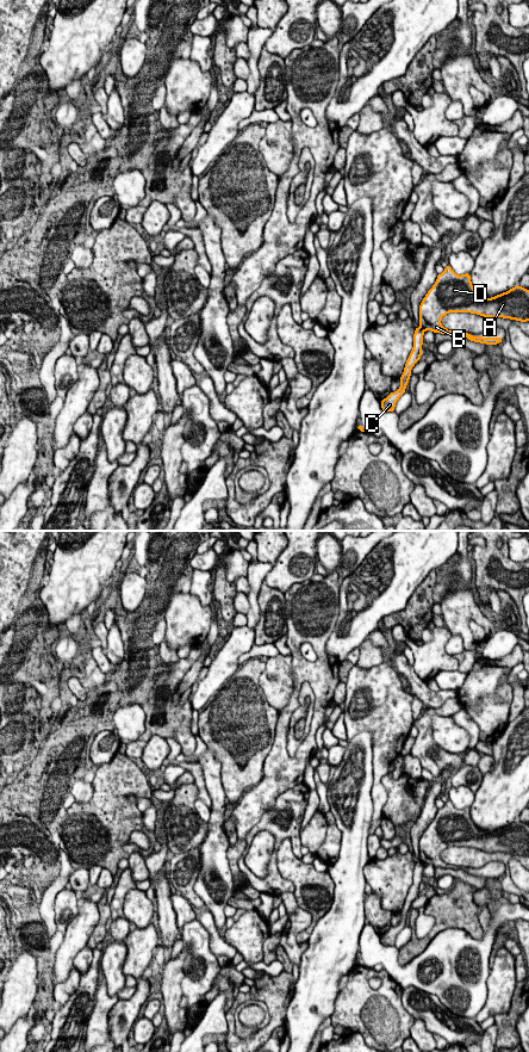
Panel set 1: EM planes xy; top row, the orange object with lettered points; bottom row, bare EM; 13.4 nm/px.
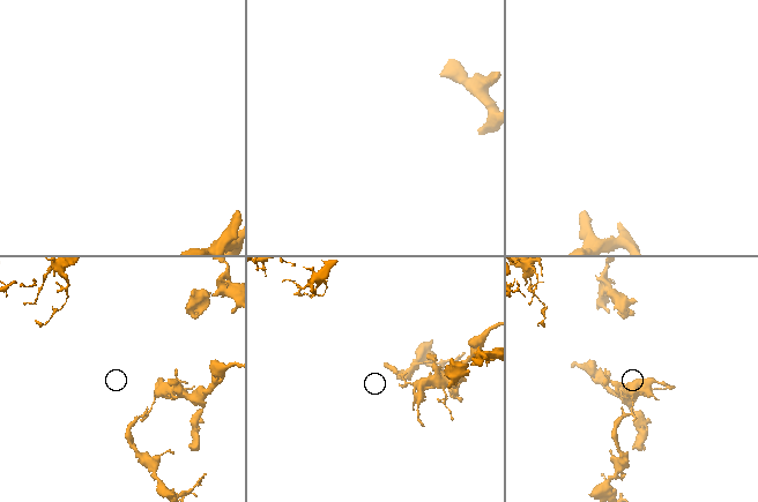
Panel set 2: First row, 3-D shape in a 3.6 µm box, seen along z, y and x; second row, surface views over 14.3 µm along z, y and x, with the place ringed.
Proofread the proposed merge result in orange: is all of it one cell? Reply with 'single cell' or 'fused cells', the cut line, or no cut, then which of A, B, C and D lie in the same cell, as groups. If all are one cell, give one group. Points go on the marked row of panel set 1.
fused cells; cut xy (419, 327), (424, 329); groups A B D / C

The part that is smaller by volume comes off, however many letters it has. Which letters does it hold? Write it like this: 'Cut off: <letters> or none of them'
Cut off: C

